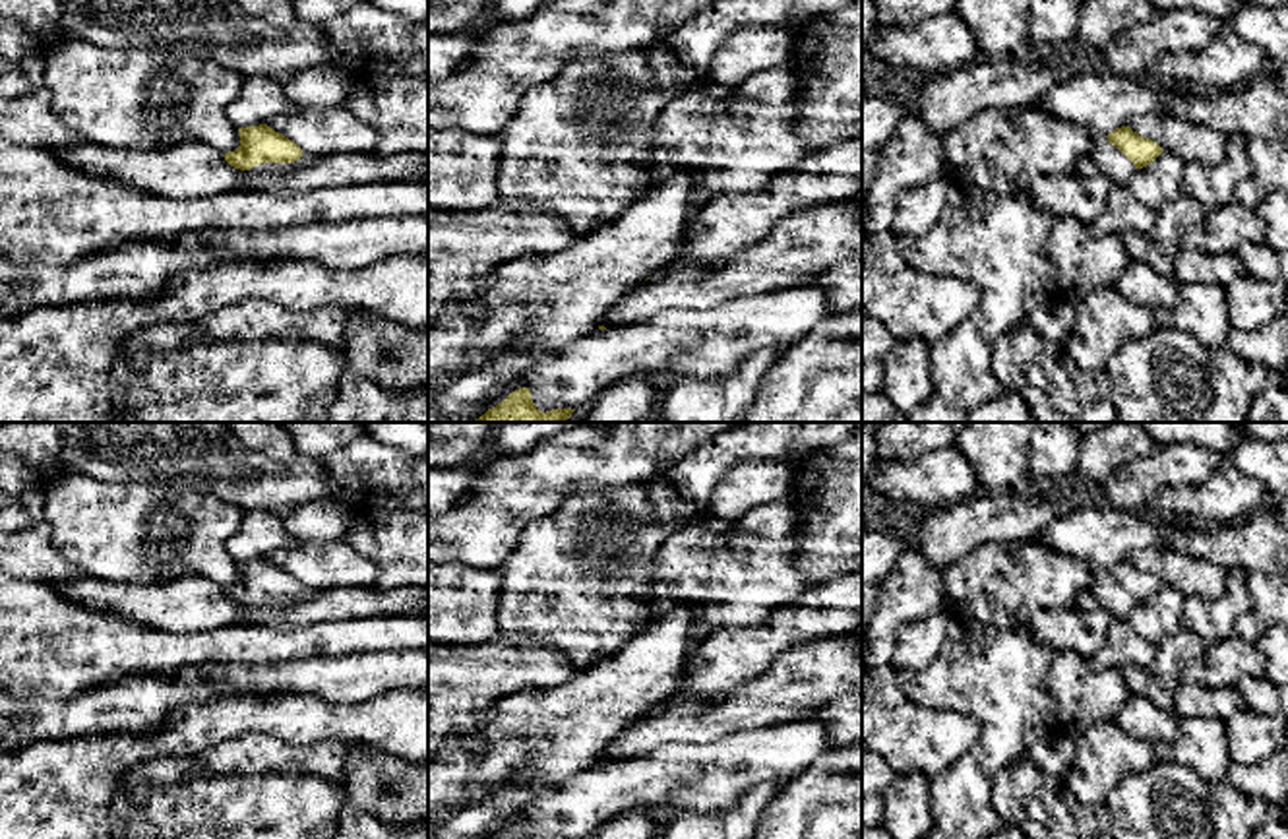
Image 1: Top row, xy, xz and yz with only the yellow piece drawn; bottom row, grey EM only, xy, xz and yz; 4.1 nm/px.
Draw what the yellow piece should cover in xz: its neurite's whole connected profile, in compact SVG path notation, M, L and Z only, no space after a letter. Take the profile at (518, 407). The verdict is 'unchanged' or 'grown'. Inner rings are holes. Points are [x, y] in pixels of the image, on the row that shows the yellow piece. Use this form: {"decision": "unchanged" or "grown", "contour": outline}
{"decision": "unchanged", "contour": "M529 388L511 391L502 403L469 422L567 422L575 409L538 411Z"}

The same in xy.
{"decision": "grown", "contour": "M267 124L238 128L240 145L225 161L240 171L291 174L318 161Z"}

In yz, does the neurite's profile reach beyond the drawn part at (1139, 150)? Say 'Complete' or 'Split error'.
Split error

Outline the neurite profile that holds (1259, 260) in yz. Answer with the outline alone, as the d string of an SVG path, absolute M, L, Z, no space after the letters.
M1243 242L1236 248L1236 256L1243 264L1247 275L1288 285L1288 252L1276 252L1265 242Z

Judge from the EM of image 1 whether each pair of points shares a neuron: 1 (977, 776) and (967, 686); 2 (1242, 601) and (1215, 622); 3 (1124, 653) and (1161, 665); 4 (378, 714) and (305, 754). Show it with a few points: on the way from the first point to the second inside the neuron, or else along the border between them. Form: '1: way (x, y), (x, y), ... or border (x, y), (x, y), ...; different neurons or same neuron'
1: way (990, 754), (988, 708); same neuron
2: way (1236, 601), (1221, 617); same neuron
3: border (1157, 646), (1157, 653), (1147, 667); different neurons
4: border (289, 741), (322, 743), (347, 739), (359, 745); different neurons

